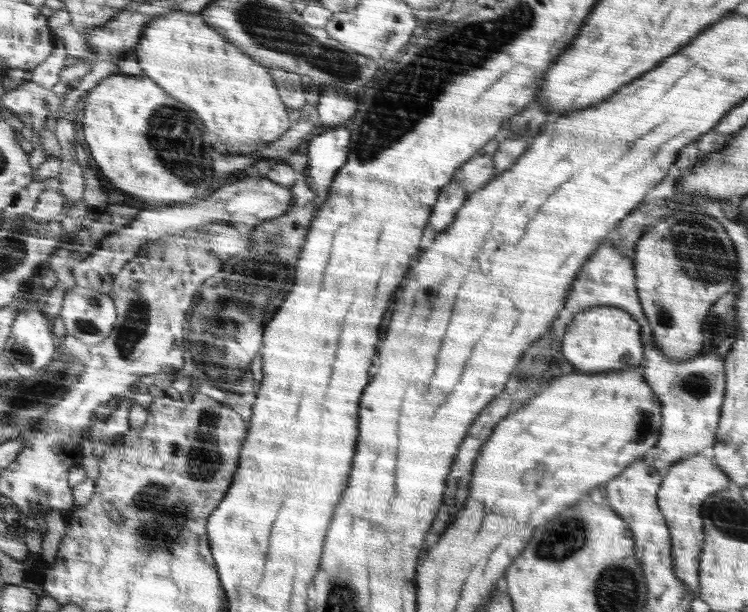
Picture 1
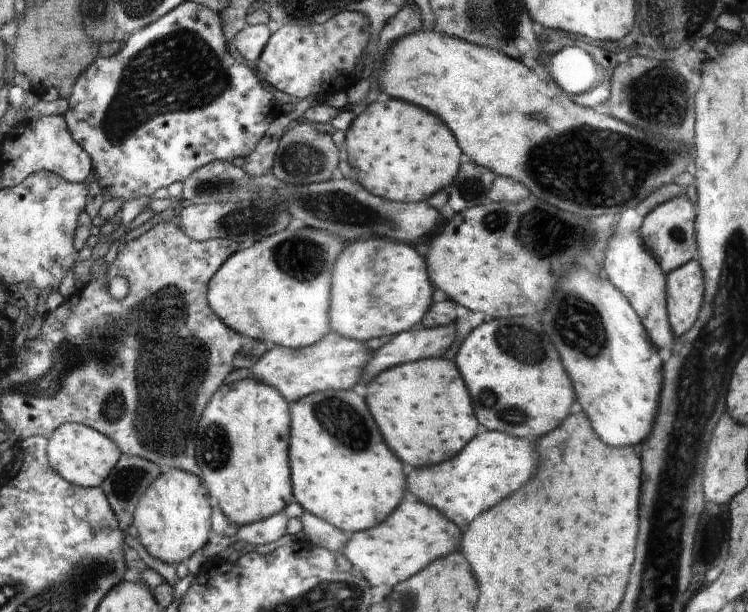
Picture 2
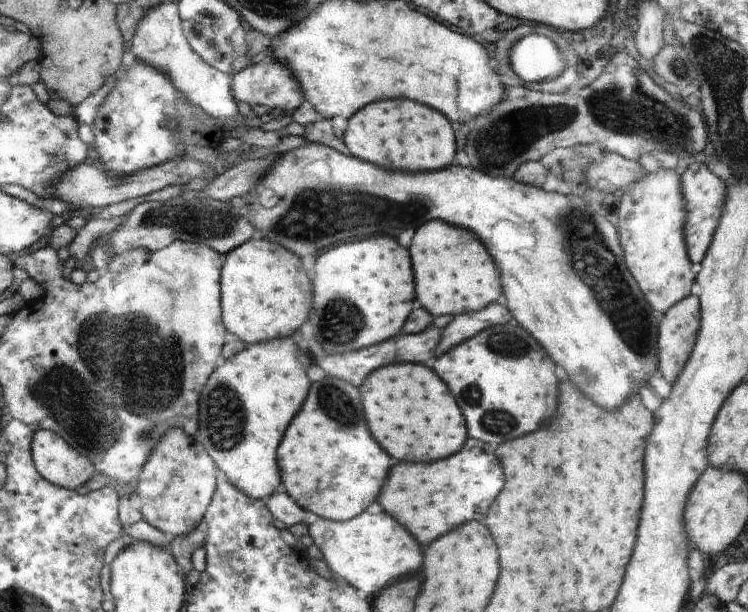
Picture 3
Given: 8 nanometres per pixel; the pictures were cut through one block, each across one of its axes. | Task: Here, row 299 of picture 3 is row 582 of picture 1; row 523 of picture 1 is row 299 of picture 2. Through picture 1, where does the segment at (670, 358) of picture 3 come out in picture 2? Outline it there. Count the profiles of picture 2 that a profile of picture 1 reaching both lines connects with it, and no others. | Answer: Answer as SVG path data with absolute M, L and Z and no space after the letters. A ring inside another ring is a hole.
M699 257L667 273L667 310L676 338L686 334L699 317L705 278Z

